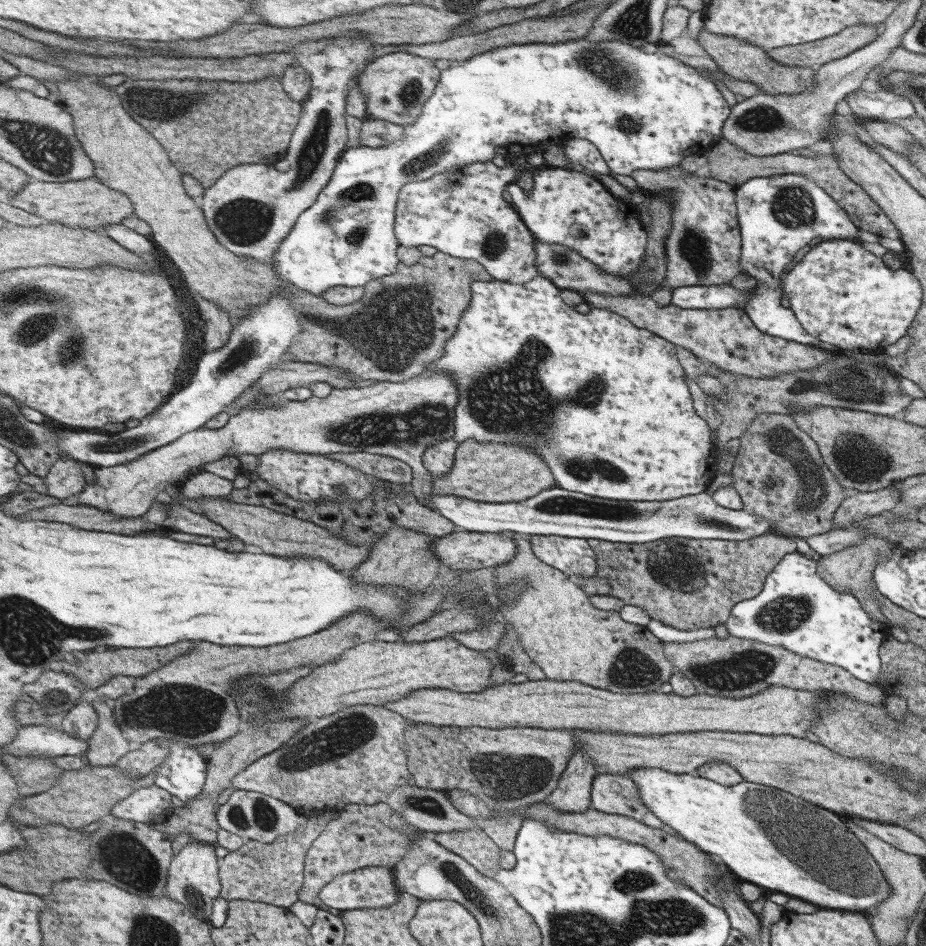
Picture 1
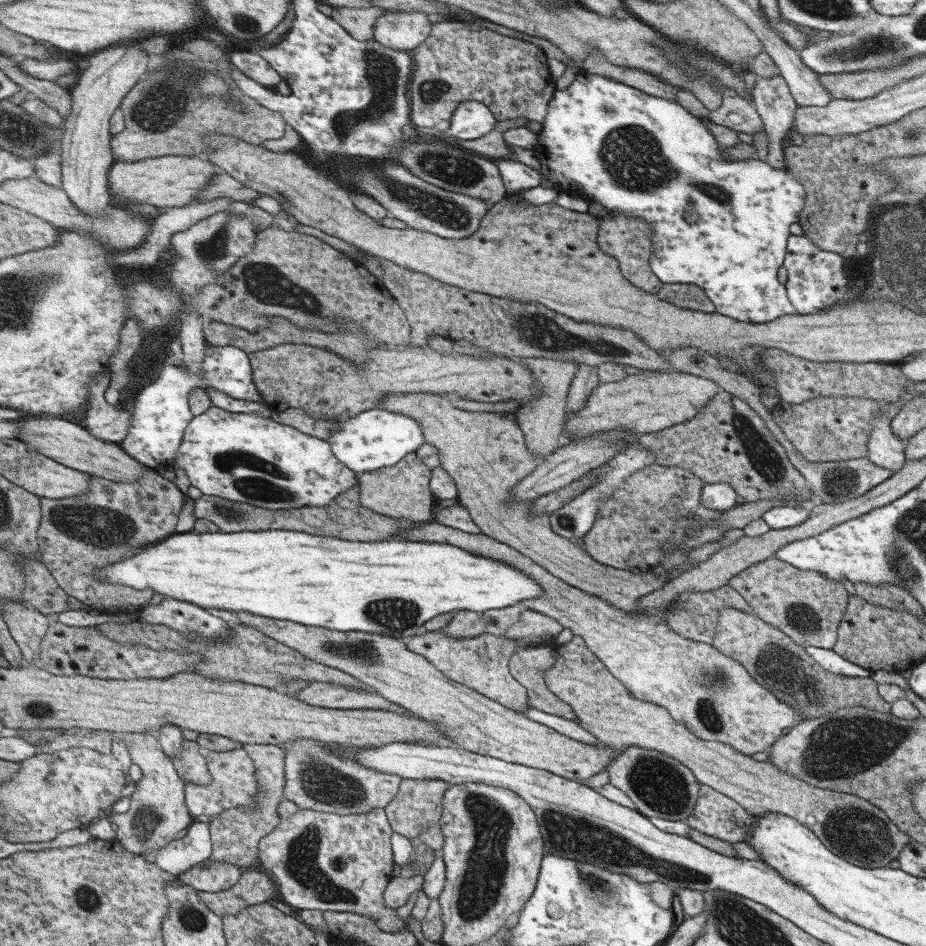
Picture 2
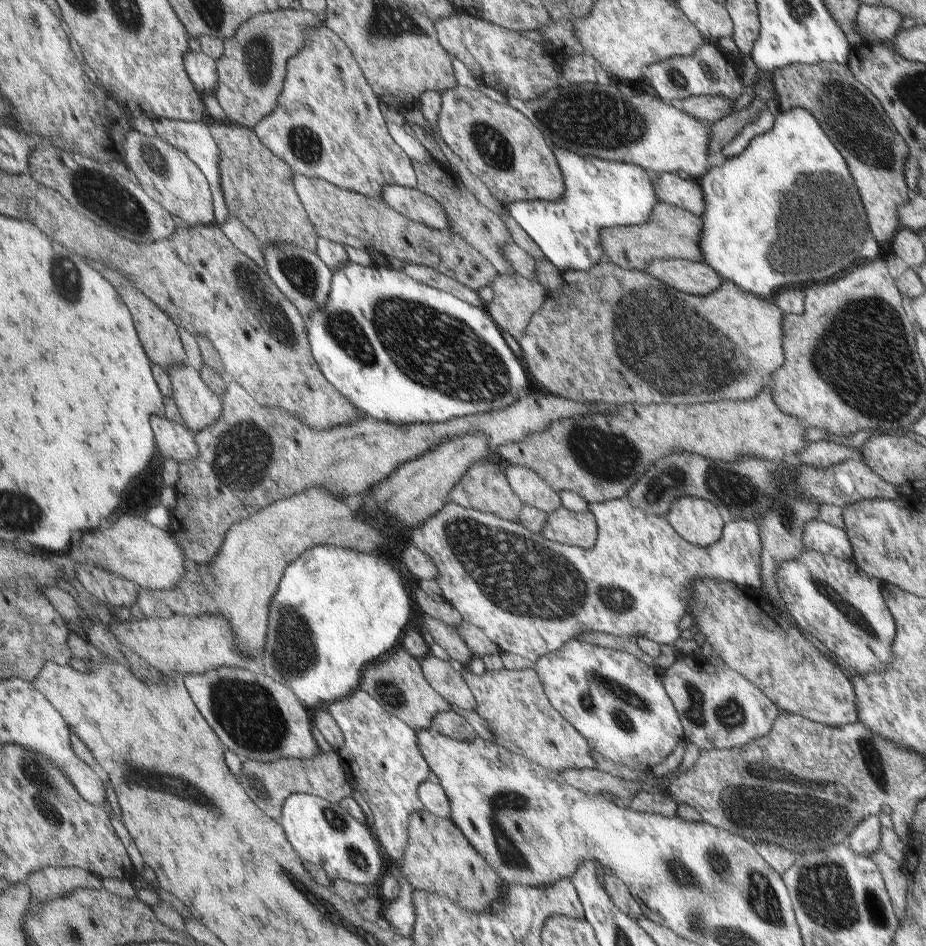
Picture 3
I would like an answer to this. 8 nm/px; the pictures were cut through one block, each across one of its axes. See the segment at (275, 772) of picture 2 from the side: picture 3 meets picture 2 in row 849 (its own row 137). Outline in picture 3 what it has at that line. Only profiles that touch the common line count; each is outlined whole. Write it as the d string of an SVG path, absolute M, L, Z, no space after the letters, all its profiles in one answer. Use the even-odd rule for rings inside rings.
M209 122L213 138L221 148L221 172L223 172L223 190L231 214L239 216L261 240L261 244L297 244L313 252L319 248L319 230L311 220L297 184L295 170L281 160L255 130L235 124L235 122Z

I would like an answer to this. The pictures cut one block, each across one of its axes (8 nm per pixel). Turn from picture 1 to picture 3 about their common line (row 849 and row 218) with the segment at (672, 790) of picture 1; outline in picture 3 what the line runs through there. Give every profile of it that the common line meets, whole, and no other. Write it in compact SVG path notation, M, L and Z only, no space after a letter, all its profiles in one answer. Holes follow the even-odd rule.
M809 110L775 112L775 124L769 132L755 136L741 154L727 158L721 166L709 166L707 174L697 182L705 200L705 210L697 216L701 220L699 262L713 268L723 282L735 284L747 296L773 300L781 290L795 286L805 292L813 284L845 276L863 262L887 256L889 246L879 242L867 226L867 214L847 170L847 160Z

